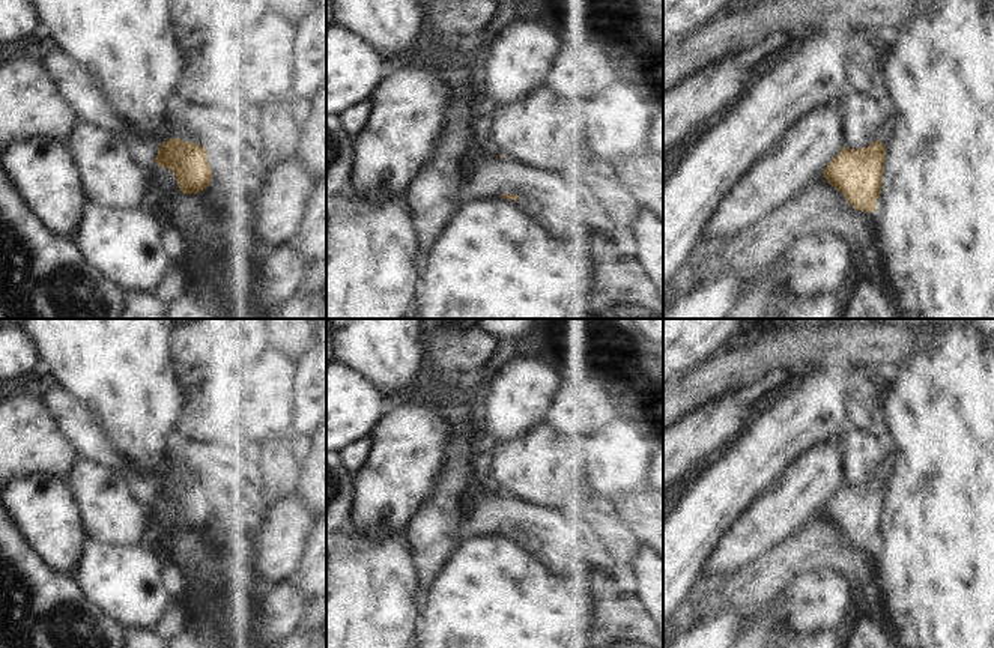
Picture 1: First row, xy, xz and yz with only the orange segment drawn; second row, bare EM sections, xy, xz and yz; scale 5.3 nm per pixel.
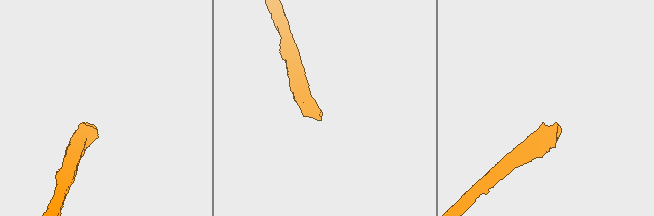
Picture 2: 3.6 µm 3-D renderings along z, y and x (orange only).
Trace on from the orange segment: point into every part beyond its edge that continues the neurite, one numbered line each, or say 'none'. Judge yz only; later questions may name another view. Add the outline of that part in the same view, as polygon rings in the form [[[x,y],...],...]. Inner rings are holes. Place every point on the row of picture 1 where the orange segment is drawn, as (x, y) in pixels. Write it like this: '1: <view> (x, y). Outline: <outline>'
1: yz (886, 136). Outline: [[[884,101],[884,110],[886,110],[886,119],[884,119],[881,134],[880,134],[880,141],[884,146],[889,146],[889,143],[893,138],[898,113],[896,113],[895,107],[887,101]]]

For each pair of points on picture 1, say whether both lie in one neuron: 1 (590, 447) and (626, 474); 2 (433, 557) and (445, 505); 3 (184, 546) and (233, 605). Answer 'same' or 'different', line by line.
1: same
2: same
3: different

